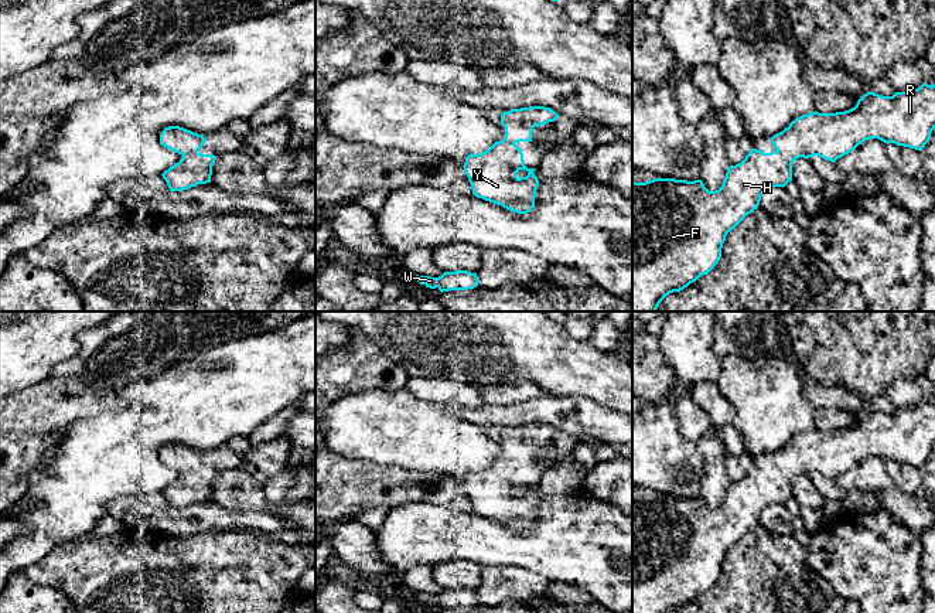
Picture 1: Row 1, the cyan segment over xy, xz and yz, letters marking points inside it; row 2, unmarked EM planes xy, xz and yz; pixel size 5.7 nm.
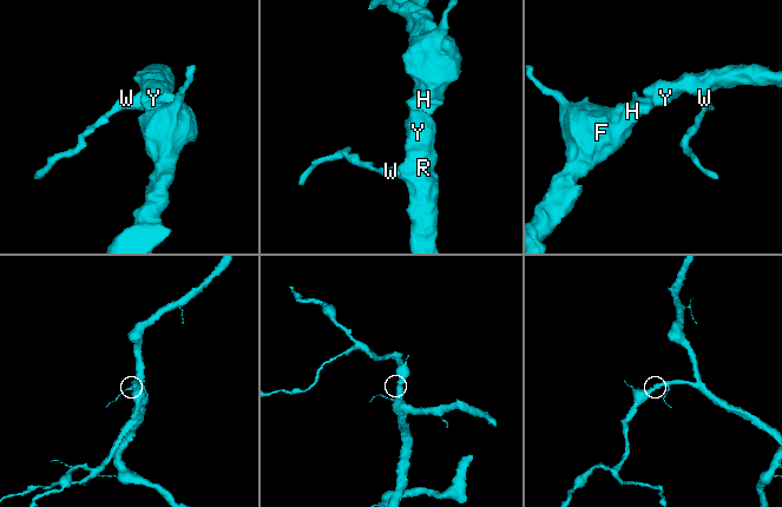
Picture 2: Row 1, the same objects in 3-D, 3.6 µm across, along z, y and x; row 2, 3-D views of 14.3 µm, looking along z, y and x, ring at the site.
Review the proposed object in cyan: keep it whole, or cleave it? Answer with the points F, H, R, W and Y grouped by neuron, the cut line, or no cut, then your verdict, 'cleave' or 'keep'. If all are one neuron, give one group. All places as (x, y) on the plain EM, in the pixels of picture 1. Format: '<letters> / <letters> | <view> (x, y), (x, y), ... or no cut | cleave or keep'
F H R W Y | no cut | keep

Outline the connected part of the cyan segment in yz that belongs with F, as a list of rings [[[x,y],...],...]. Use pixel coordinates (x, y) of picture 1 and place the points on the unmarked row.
[[[922,401],[893,413],[867,409],[849,428],[815,428],[796,435],[771,454],[775,469],[751,466],[741,480],[727,486],[723,503],[716,508],[709,508],[702,497],[632,498],[632,613],[668,613],[707,592],[721,575],[727,551],[758,525],[762,511],[792,498],[792,480],[796,476],[819,473],[835,480],[869,456],[921,469],[934,446],[935,402]]]

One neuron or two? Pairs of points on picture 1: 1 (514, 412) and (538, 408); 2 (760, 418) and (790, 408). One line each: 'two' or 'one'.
1: one
2: one

